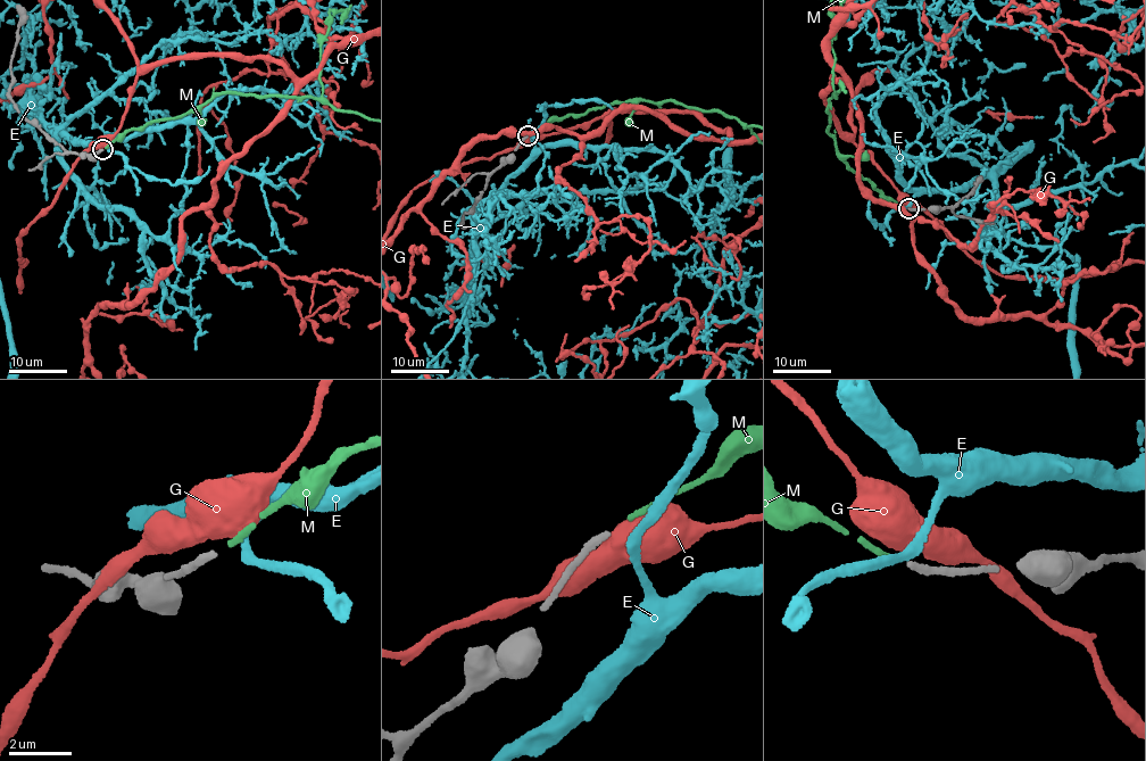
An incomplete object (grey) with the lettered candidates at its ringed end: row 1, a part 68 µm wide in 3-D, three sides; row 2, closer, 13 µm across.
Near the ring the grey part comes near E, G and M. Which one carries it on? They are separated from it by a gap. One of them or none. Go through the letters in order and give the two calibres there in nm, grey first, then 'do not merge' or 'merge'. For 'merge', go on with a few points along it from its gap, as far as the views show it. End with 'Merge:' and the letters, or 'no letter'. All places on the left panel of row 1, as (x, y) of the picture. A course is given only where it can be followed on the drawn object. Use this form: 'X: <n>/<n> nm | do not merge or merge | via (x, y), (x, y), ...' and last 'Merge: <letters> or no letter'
E: 220/280 nm | do not merge
G: 220/800 nm | do not merge
M: 220/170 nm | merge
Merge: M

